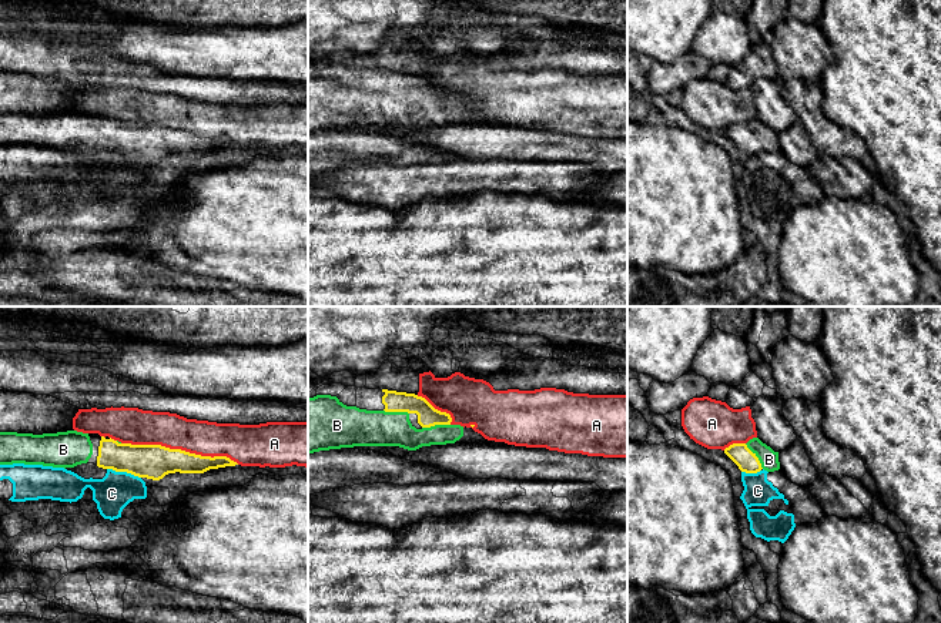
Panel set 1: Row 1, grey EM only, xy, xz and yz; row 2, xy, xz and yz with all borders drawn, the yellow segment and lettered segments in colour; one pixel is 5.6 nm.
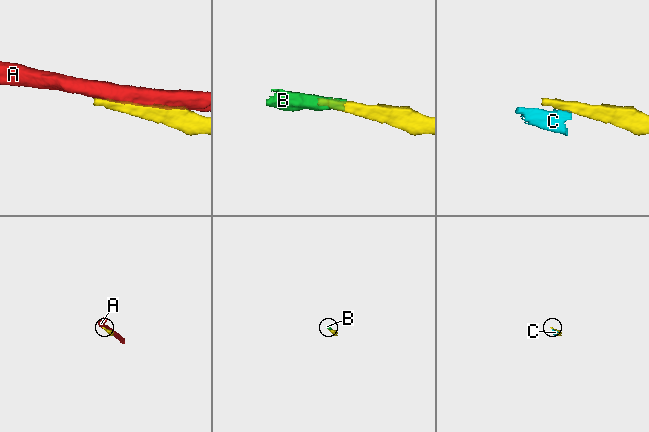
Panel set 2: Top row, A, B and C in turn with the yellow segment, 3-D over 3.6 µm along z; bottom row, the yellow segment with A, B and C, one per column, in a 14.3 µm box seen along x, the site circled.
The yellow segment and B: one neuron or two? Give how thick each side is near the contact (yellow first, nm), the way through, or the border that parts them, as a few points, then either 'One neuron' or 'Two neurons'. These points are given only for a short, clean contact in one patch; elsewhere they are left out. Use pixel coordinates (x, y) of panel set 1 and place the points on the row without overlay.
Thickness 120 nm (yellow) against 190 nm. Path across: xz (428, 97), (435, 104), (425, 114), (391, 109). One neuron

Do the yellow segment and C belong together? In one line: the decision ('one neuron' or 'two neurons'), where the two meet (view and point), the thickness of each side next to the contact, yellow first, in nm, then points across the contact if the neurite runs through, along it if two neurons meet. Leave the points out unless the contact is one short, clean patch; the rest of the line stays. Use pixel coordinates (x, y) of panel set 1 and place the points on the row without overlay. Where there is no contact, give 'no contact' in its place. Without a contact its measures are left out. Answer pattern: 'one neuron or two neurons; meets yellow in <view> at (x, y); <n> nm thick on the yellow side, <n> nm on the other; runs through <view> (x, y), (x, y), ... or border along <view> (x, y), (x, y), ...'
two neurons; meets yellow in xy at (124, 151); 190 nm thick on the yellow side, 200 nm on the other; border along xy (107, 148), (116, 153), (130, 153), (140, 158)

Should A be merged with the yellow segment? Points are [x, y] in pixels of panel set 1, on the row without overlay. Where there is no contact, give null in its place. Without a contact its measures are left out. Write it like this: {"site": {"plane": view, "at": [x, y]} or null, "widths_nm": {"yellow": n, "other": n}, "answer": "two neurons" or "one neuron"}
{"site": {"plane": "xy", "at": [180, 130]}, "widths_nm": {"yellow": 190, "other": 200}, "answer": "two neurons"}

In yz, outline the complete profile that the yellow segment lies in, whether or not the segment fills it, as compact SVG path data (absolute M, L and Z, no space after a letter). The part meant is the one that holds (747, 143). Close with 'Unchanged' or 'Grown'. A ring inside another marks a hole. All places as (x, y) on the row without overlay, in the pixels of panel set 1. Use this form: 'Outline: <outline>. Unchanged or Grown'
Outline: M753 118L747 124L733 124L724 130L724 134L746 154L780 150L778 133L774 133L759 118Z. Grown

